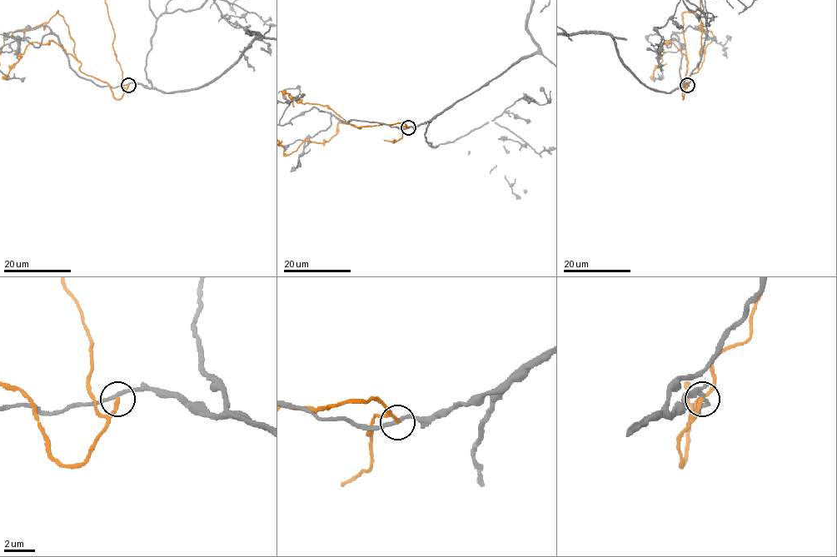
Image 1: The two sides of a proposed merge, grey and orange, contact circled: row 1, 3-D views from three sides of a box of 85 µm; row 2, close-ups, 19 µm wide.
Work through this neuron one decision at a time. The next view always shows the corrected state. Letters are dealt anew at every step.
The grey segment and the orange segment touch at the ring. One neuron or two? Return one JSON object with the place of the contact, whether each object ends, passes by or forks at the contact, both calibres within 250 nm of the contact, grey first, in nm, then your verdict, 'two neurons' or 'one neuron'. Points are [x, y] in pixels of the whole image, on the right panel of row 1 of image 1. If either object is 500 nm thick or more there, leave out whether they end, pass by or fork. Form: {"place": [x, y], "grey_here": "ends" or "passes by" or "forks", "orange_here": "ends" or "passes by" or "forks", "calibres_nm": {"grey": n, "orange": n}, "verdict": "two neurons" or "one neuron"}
{"place": [687, 85], "grey_here": "passes by", "orange_here": "ends", "calibres_nm": {"grey": 240, "orange": 240}, "verdict": "two neurons"}

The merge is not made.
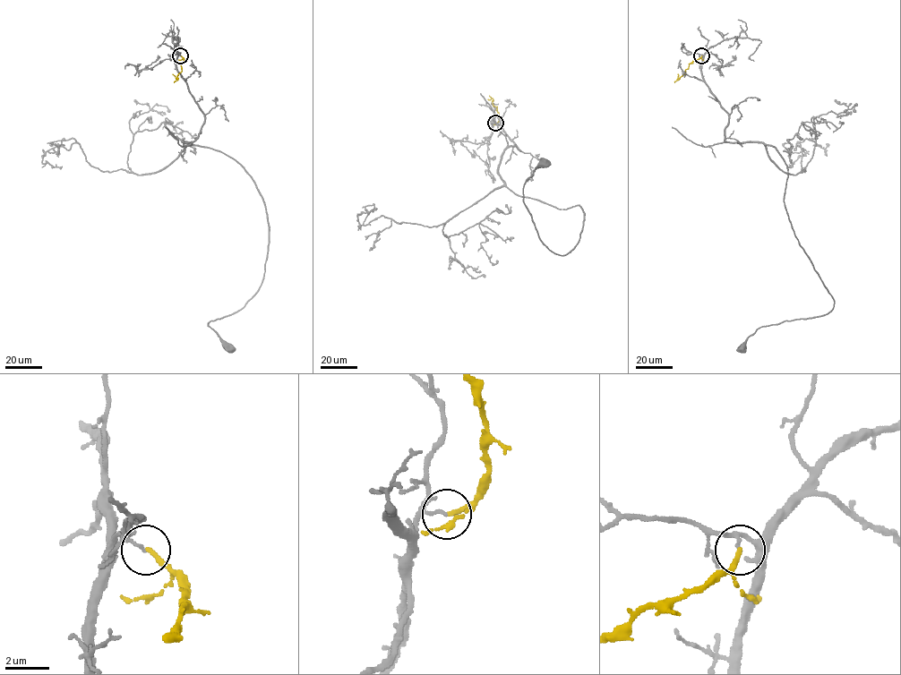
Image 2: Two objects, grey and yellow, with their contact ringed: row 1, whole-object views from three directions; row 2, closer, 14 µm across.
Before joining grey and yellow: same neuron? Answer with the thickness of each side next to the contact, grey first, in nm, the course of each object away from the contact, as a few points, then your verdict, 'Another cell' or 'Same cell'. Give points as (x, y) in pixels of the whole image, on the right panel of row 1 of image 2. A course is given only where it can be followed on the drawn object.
Thickness 110 nm (grey) against 200 nm. Course of grey: (701, 55), (725, 140), (784, 159), (788, 219), (834, 299), (742, 348). Course of yellow: (701, 55), (689, 64), (678, 80), (677, 74). Another cell

